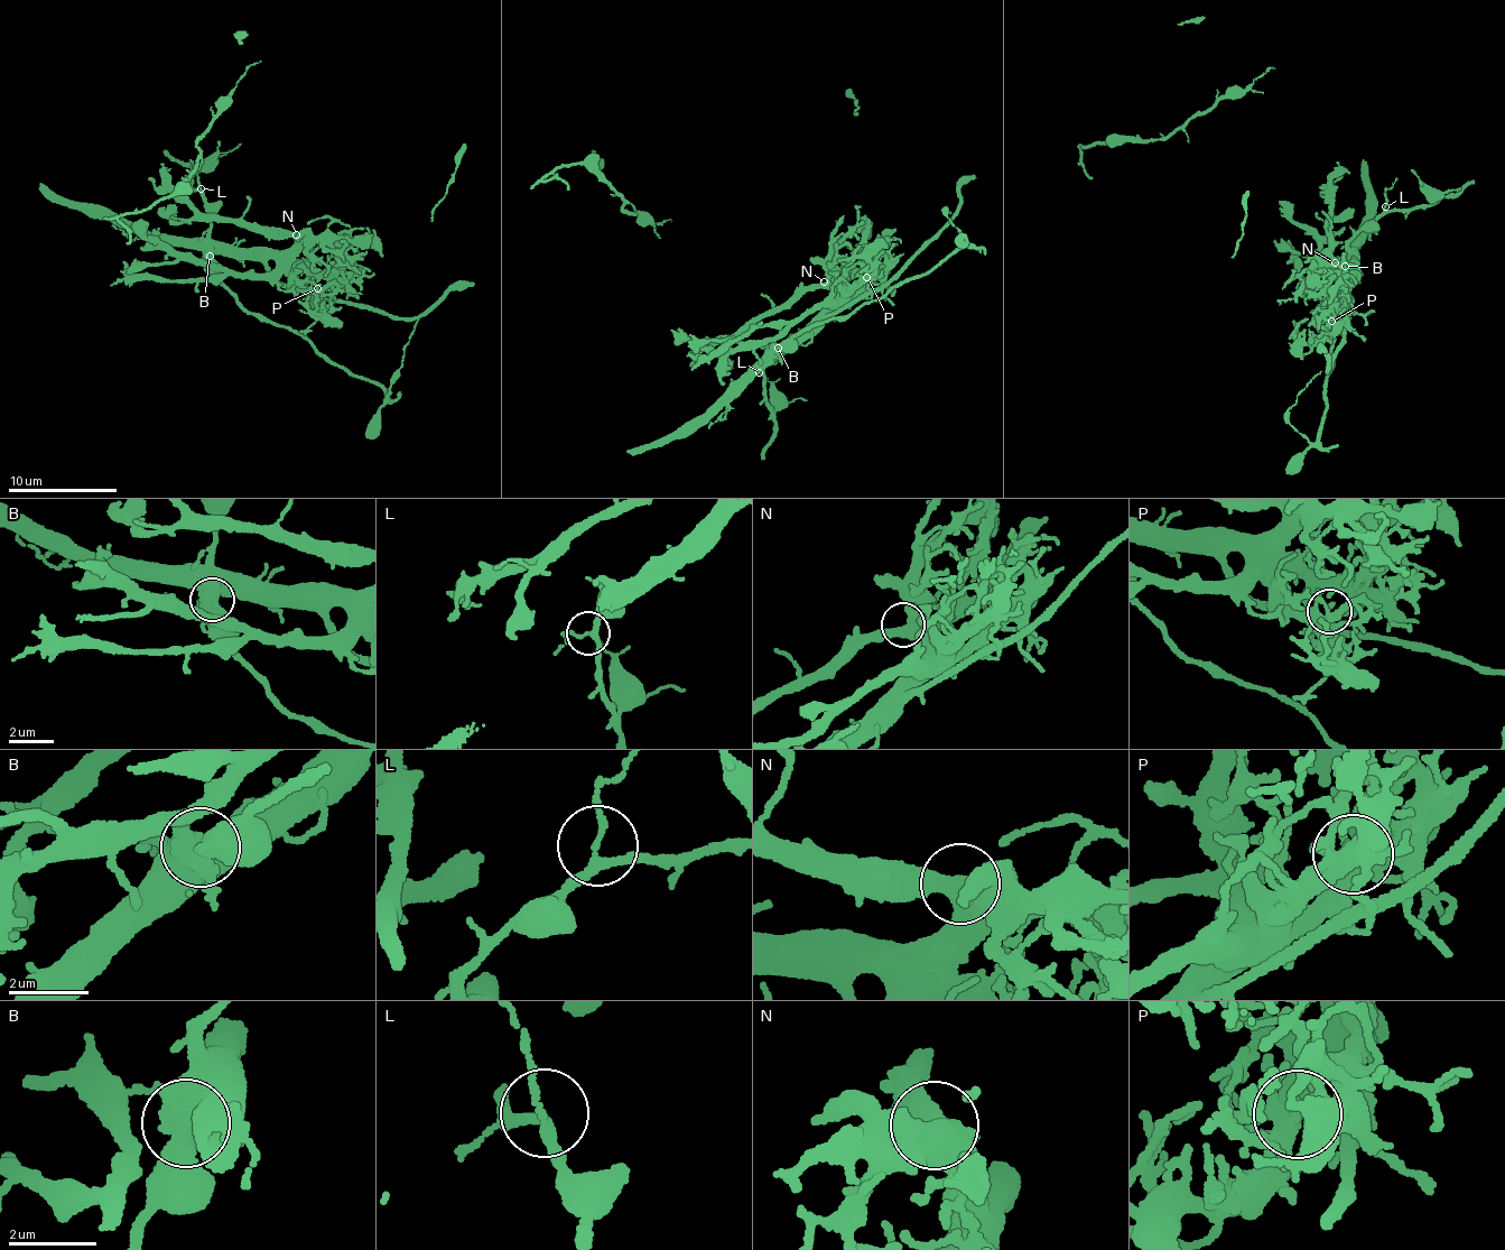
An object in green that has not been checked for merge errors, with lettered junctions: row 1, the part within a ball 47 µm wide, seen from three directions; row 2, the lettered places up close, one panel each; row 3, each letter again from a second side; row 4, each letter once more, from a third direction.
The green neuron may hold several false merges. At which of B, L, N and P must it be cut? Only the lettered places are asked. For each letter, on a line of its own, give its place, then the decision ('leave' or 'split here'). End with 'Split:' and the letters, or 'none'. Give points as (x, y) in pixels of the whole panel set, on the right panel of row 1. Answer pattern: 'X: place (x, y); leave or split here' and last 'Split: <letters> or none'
B: place (1345, 266); split here
L: place (1385, 206); leave
N: place (1335, 262); leave
P: place (1331, 321); leave
Split: B

